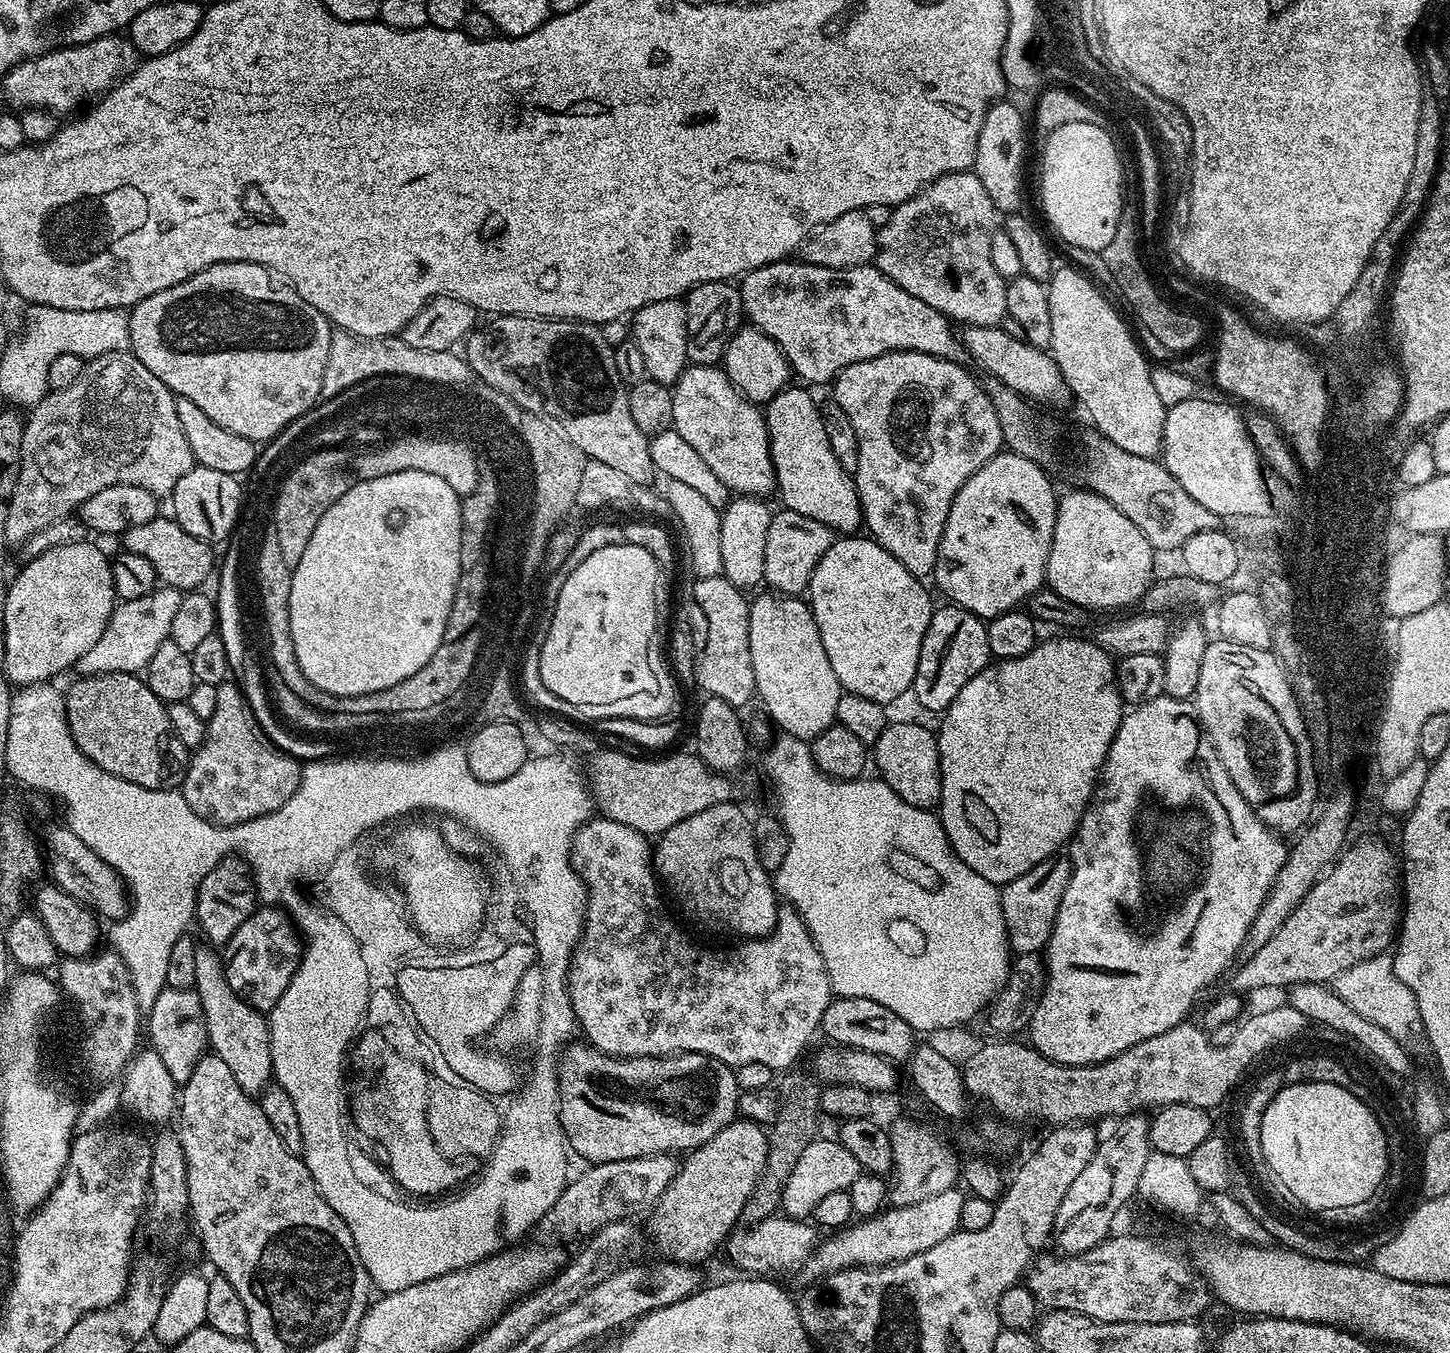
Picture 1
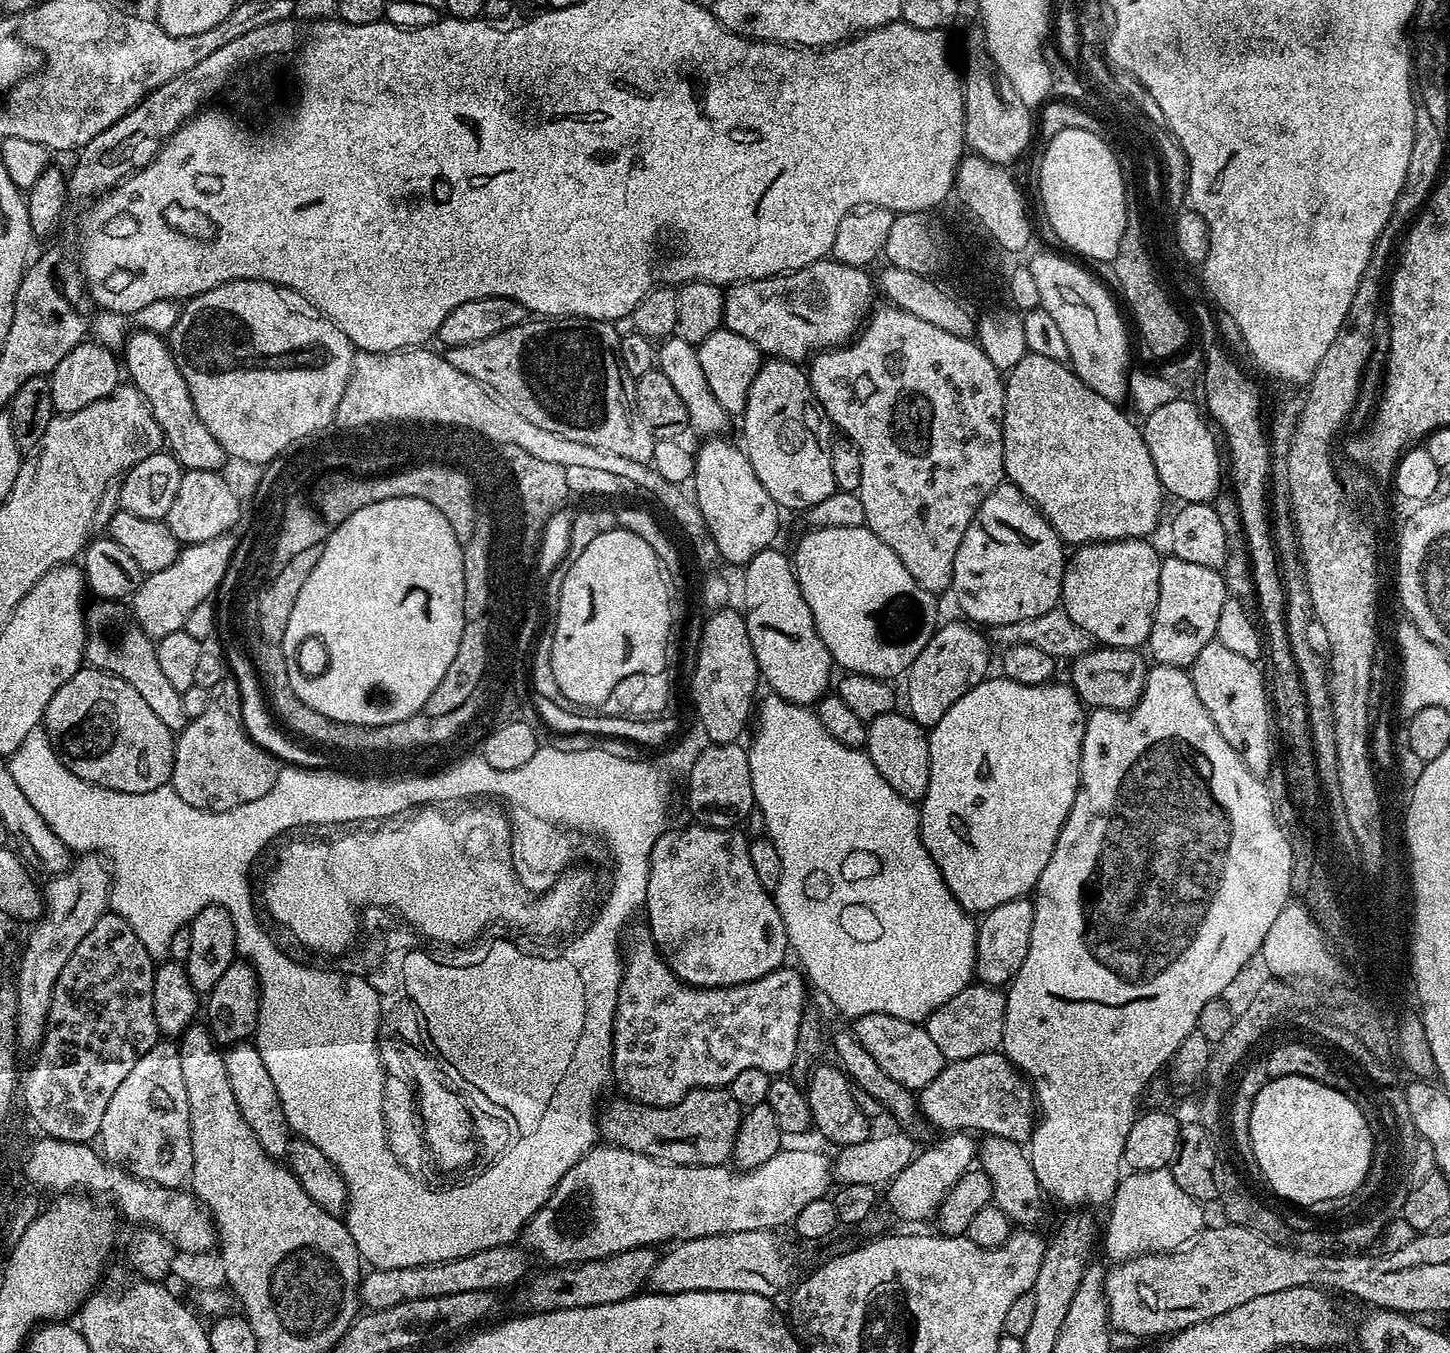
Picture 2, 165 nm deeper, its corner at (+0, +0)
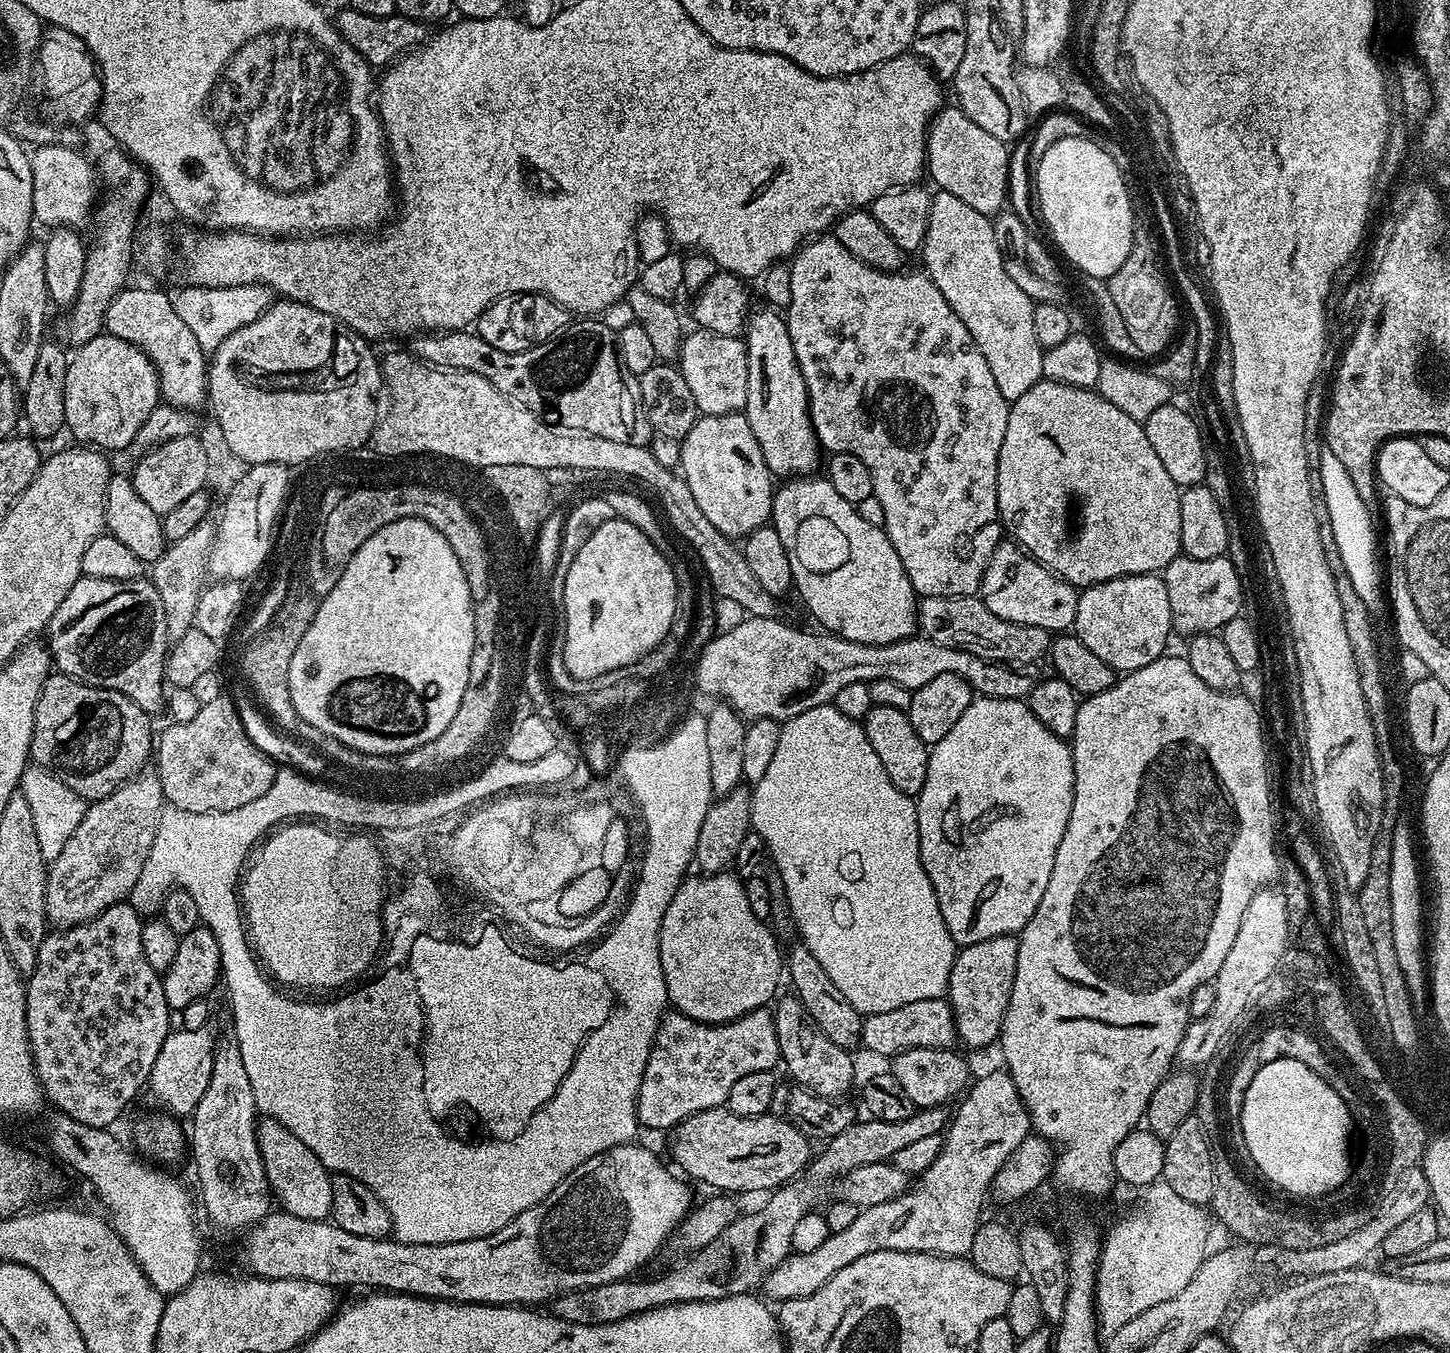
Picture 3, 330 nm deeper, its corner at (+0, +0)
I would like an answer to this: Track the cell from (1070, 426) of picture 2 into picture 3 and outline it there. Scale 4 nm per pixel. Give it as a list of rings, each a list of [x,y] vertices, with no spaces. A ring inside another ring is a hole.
[[[1041,378],[1034,386],[1030,386],[1030,390],[1026,390],[1026,394],[1022,394],[1022,398],[1011,401],[1006,422],[1006,438],[1002,438],[1002,450],[998,454],[996,493],[998,494],[998,519],[1001,525],[1007,526],[1007,535],[1009,532],[1012,535],[1009,537],[1028,555],[1062,577],[1067,584],[1080,590],[1119,576],[1147,576],[1163,573],[1164,567],[1182,552],[1180,547],[1181,489],[1174,482],[1174,478],[1166,474],[1166,466],[1162,466],[1158,454],[1154,454],[1154,446],[1150,446],[1150,438],[1146,438],[1143,423],[1130,418],[1130,414],[1118,410],[1114,402],[1106,402],[1106,398],[1102,398],[1099,392],[1090,388],[1079,388]]]

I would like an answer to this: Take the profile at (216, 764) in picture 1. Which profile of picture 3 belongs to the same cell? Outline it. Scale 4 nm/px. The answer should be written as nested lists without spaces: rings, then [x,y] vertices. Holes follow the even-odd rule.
[[[221,694],[214,702],[202,704],[191,722],[169,723],[167,727],[161,736],[159,733],[154,748],[154,768],[160,777],[164,799],[171,807],[194,814],[238,810],[238,806],[246,806],[246,802],[254,802],[254,798],[262,798],[270,790],[278,764],[247,737],[231,695]]]

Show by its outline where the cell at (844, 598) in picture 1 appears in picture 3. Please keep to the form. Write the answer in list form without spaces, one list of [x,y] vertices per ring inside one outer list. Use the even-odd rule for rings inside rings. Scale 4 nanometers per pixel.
[[[792,478],[775,489],[772,498],[772,518],[771,527],[778,530],[778,538],[782,538],[782,546],[788,548],[788,557],[790,558],[790,570],[792,571],[792,583],[795,591],[800,591],[800,596],[804,599],[806,607],[812,611],[812,616],[820,624],[825,624],[829,633],[841,636],[847,640],[854,642],[862,642],[863,644],[889,644],[890,642],[898,642],[905,640],[907,636],[913,635],[917,631],[916,623],[916,606],[918,597],[915,590],[912,589],[910,578],[906,574],[906,570],[902,566],[902,558],[898,558],[898,554],[894,550],[894,546],[890,542],[887,532],[879,524],[871,524],[866,522],[866,518],[862,518],[859,507],[857,505],[846,502],[846,498],[842,498],[842,494],[838,494],[838,490],[834,490],[834,486],[826,478],[820,480],[812,480],[816,478]]]

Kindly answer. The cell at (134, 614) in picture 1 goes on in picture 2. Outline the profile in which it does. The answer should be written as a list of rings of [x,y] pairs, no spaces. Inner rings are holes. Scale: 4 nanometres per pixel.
[[[225,534],[213,540],[181,547],[178,558],[170,562],[166,570],[147,573],[142,586],[130,600],[130,612],[140,631],[151,636],[153,641],[181,631],[194,606],[211,601],[217,595],[217,588],[230,566],[237,541],[235,535]]]

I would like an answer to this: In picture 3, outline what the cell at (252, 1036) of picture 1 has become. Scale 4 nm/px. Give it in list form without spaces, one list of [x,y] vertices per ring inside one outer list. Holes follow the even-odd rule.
[[[271,1118],[257,1123],[256,1142],[262,1154],[271,1195],[280,1199],[279,1207],[298,1218],[328,1220],[332,1214],[332,1179],[329,1169],[316,1157],[314,1150],[310,1150],[302,1138],[294,1138],[282,1122]]]

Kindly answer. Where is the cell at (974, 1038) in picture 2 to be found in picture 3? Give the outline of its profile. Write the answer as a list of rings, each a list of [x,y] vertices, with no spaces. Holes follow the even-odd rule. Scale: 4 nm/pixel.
[[[926,998],[922,1002],[906,1002],[898,1010],[886,1010],[882,1014],[863,1017],[864,1025],[860,1031],[860,1044],[880,1056],[891,1058],[898,1052],[911,1048],[953,1047],[954,1013],[952,1005],[944,998]]]

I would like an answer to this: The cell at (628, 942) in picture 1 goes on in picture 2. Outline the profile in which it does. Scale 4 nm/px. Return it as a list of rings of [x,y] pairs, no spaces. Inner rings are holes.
[[[647,927],[634,928],[628,944],[626,940],[624,977],[618,990],[616,1017],[612,1020],[611,1075],[629,1092],[625,1093],[635,1103],[649,1104],[651,1108],[668,1108],[696,1088],[722,1088],[731,1084],[742,1070],[753,1068],[770,1074],[789,1071],[795,1060],[799,1023],[806,1009],[806,980],[795,967],[778,967],[770,974],[745,984],[696,988],[673,974],[657,952]]]

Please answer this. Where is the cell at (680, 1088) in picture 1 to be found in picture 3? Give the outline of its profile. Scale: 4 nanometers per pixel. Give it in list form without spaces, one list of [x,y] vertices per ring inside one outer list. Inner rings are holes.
[[[727,1106],[686,1118],[671,1129],[670,1136],[675,1167],[685,1177],[705,1180],[712,1190],[724,1194],[779,1189],[801,1175],[814,1156],[808,1137],[783,1115],[739,1116]]]

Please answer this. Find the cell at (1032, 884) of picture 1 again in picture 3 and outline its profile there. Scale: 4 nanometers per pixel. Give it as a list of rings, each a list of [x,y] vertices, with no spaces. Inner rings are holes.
[[[1016,936],[986,938],[986,942],[963,945],[950,970],[946,999],[954,1013],[954,1032],[972,1048],[984,1048],[995,1041],[1014,990],[1018,966],[1019,939]]]

